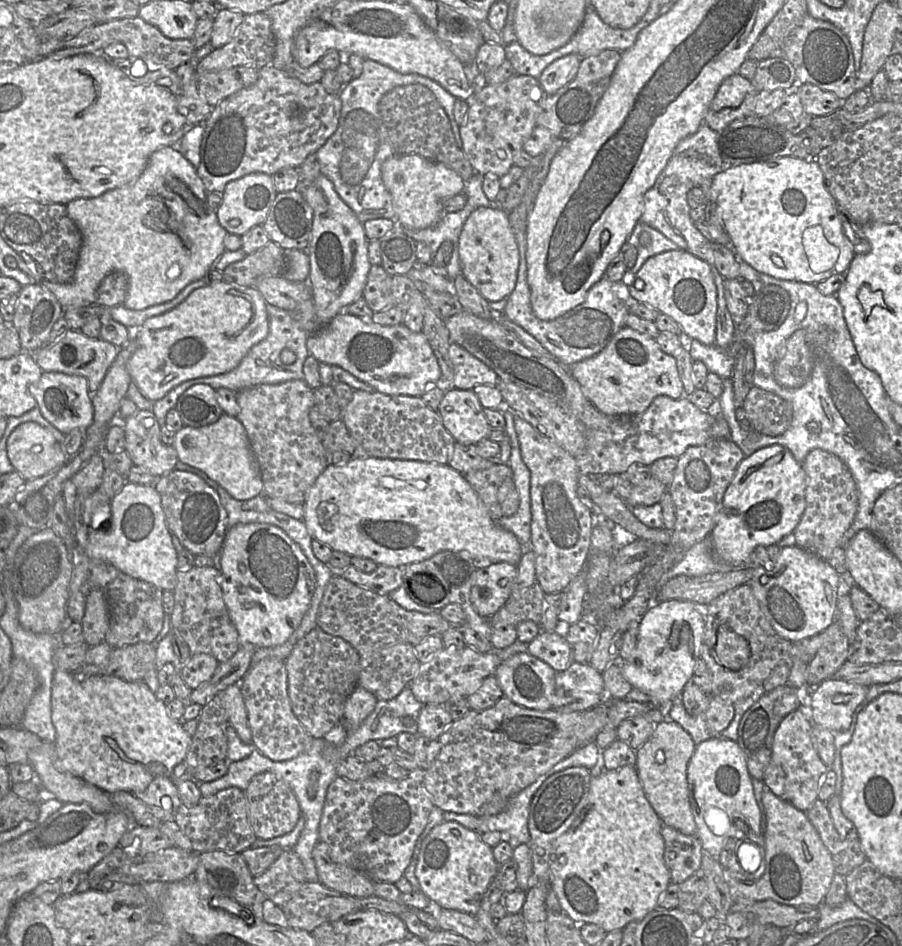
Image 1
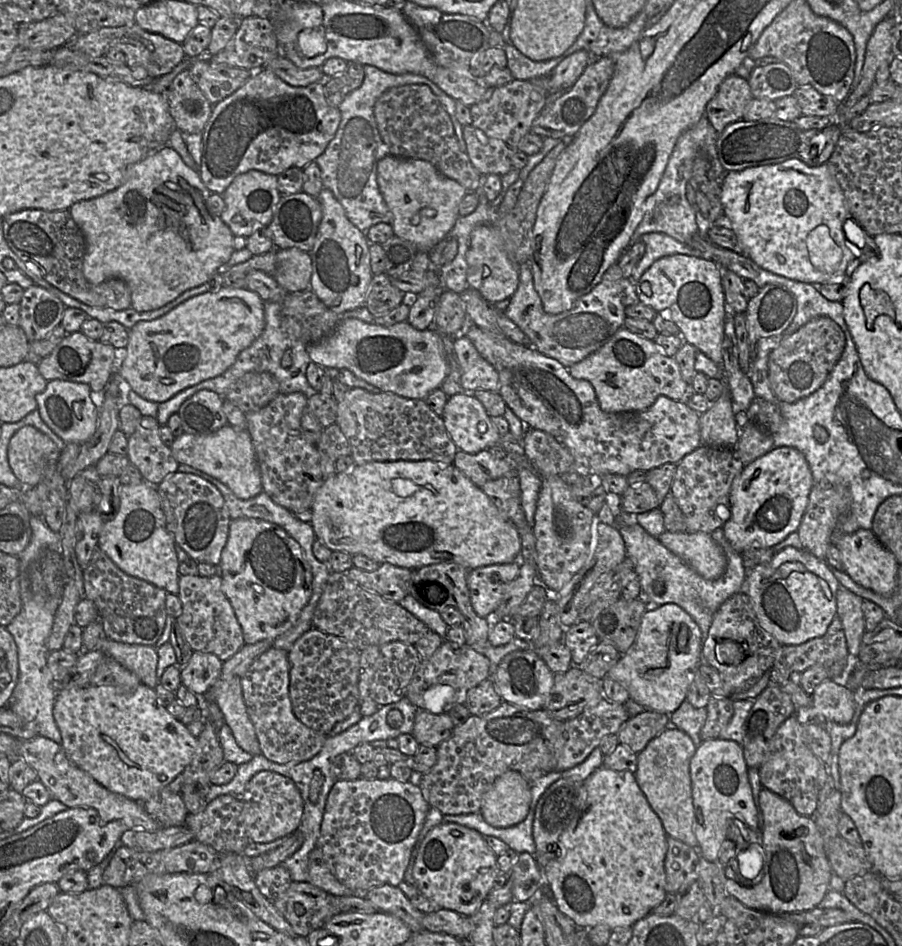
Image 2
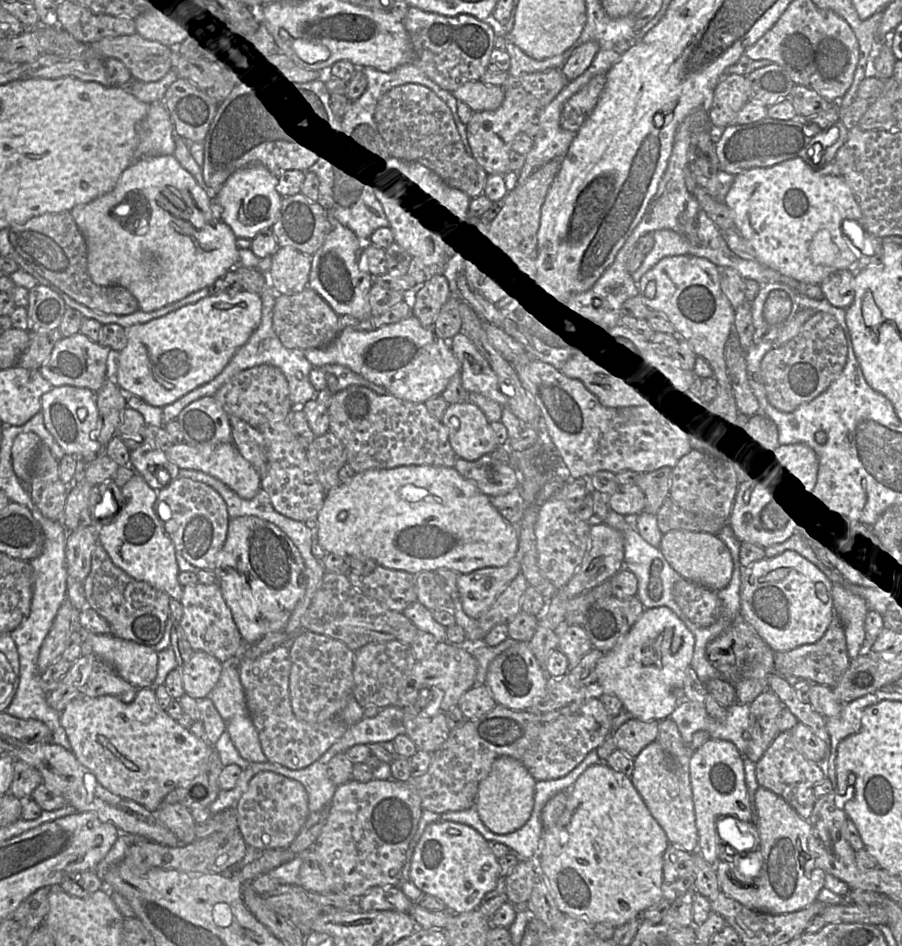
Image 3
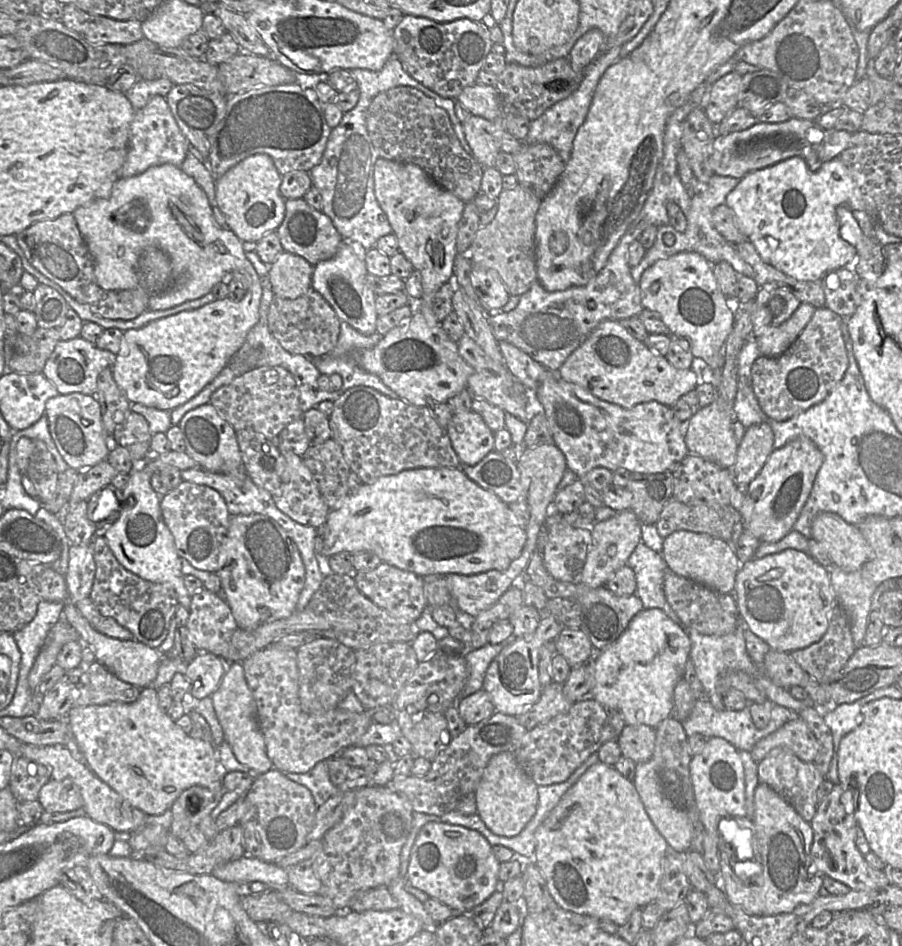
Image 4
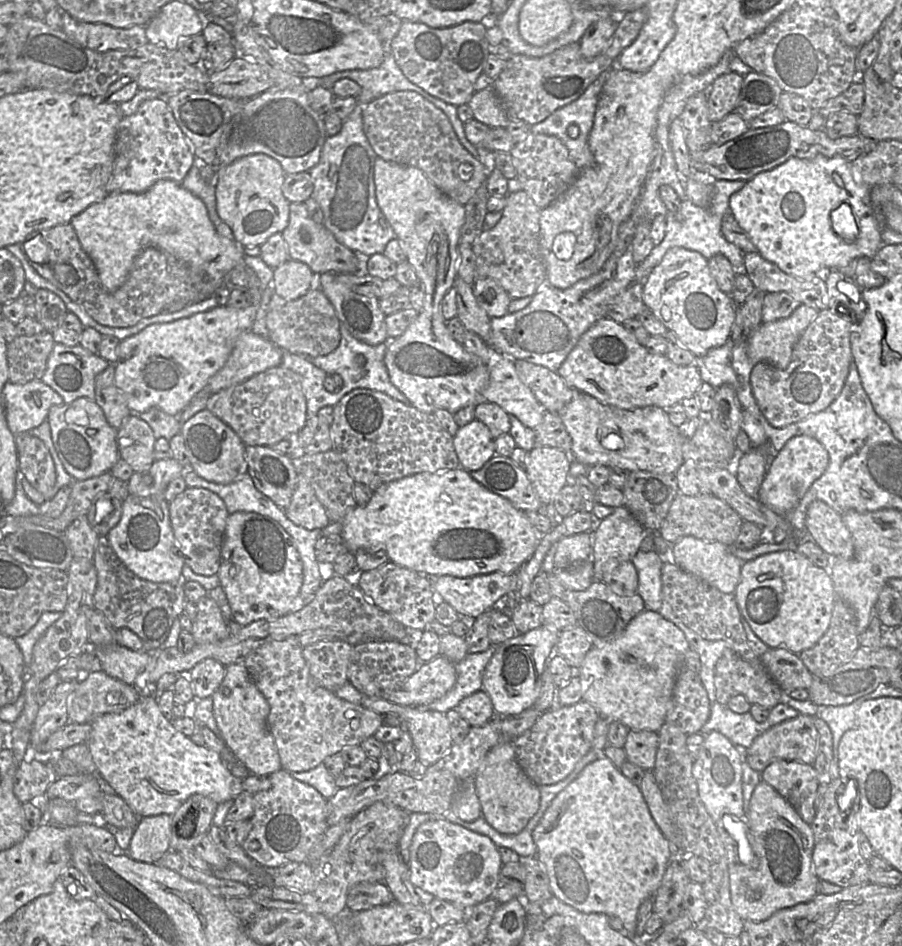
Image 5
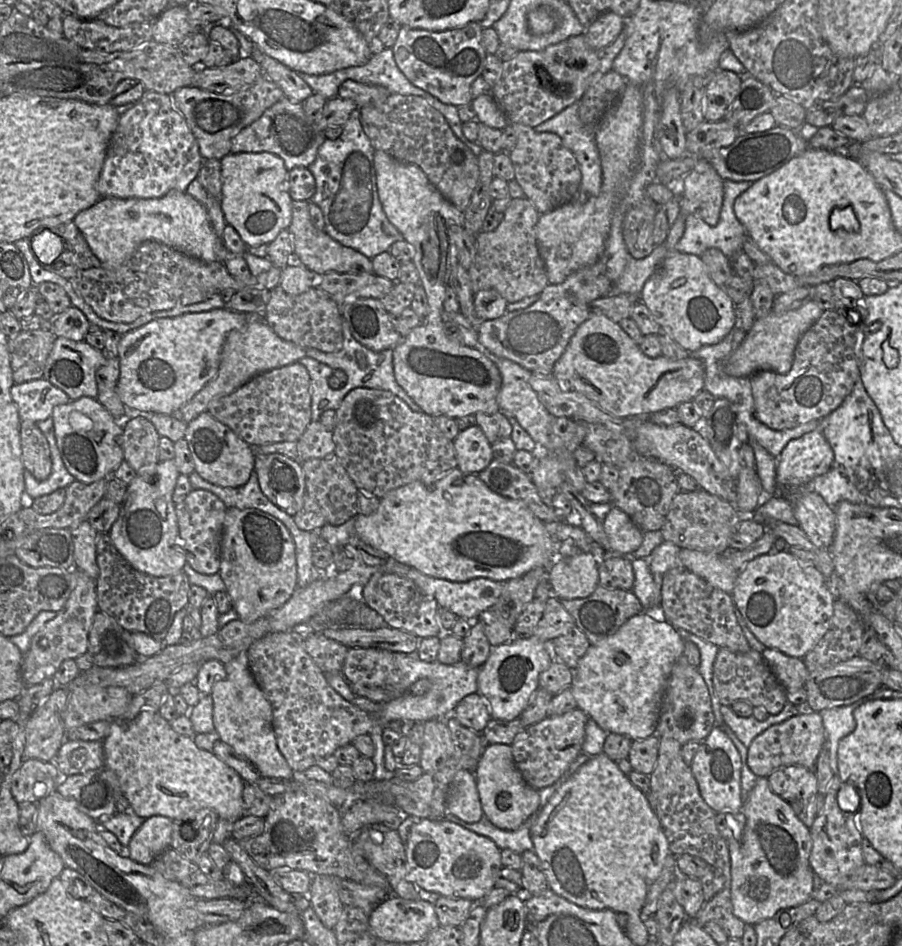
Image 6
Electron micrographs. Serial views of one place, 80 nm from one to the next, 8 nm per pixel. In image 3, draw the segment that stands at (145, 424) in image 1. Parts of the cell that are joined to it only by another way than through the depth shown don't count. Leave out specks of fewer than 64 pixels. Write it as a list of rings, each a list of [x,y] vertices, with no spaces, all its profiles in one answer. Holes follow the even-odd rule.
[[[145,427],[142,442],[130,452],[130,466],[158,492],[179,477],[180,468],[158,446],[156,429],[158,428]]]

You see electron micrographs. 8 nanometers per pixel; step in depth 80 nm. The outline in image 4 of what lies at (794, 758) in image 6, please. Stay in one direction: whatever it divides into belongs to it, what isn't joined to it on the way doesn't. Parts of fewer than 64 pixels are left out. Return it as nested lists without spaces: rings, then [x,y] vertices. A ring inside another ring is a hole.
[[[798,717],[775,732],[760,739],[750,751],[755,763],[761,762],[774,748],[789,749],[803,762],[813,763],[819,752],[819,742],[806,722]]]

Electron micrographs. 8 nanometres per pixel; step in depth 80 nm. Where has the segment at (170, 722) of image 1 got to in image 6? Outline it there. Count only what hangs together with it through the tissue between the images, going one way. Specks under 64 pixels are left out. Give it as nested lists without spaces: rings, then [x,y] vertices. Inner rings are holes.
[[[143,711],[128,723],[112,721],[109,734],[102,742],[104,766],[117,775],[121,792],[140,817],[161,815],[175,820],[187,812],[204,808],[214,810],[220,818],[232,823],[244,816],[243,790],[246,783],[241,776],[212,751],[199,748],[193,738],[177,733],[159,711]]]

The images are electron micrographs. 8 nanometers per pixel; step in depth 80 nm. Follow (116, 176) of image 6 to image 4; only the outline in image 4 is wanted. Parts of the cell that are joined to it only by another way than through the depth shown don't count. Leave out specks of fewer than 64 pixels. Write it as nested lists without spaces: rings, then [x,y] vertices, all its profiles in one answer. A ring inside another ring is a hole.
[[[154,96],[145,107],[136,110],[130,126],[128,151],[119,177],[135,176],[152,166],[166,163],[180,167],[189,150],[190,143],[181,132],[166,98]]]

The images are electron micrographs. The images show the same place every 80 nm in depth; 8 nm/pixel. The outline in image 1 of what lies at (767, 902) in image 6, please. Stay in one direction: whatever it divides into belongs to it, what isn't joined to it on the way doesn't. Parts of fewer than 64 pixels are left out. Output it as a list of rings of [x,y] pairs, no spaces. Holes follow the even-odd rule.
[[[764,787],[762,791],[762,804],[764,806],[764,810],[766,812],[766,831],[763,833],[763,861],[765,863],[765,870],[762,876],[756,881],[747,881],[746,878],[741,874],[737,873],[731,869],[724,869],[725,870],[725,879],[730,887],[730,895],[732,897],[732,905],[733,905],[733,895],[742,895],[743,897],[753,900],[753,901],[763,901],[763,900],[774,900],[781,904],[786,904],[790,906],[813,906],[818,907],[824,900],[825,895],[827,894],[831,882],[833,880],[835,873],[834,864],[832,857],[823,844],[817,830],[808,820],[805,812],[796,809],[790,803],[778,798],[775,794],[771,792],[770,789]]]

